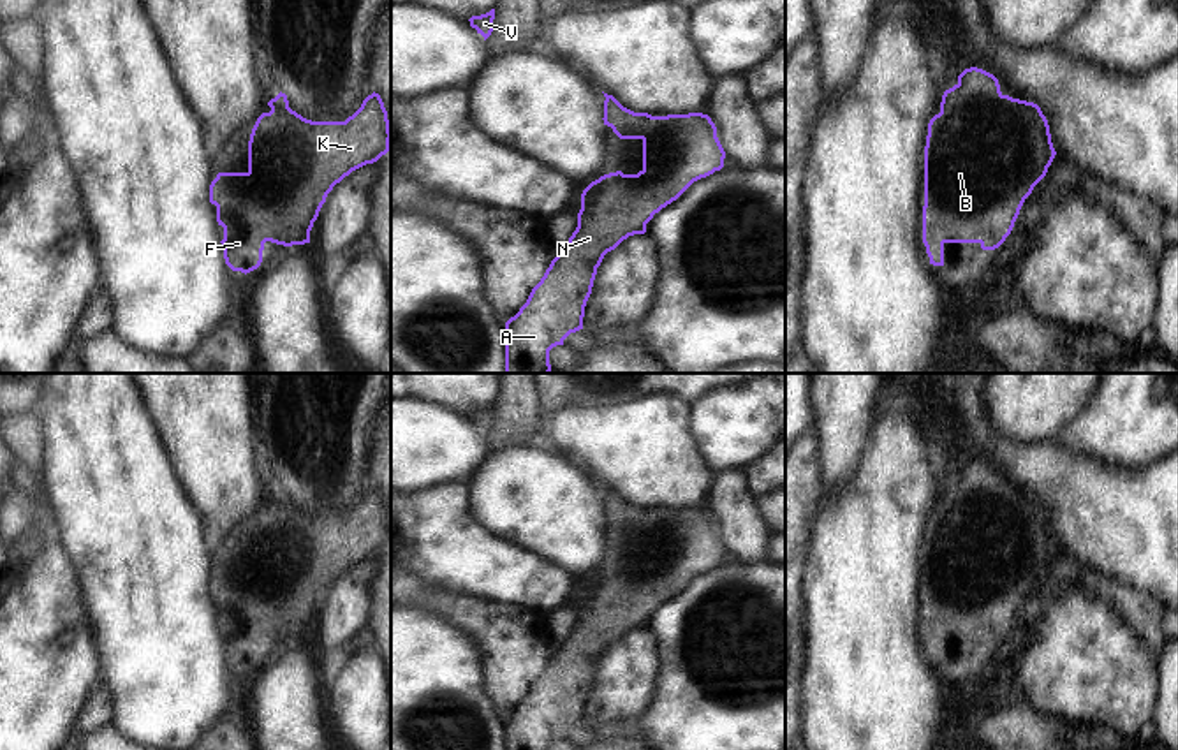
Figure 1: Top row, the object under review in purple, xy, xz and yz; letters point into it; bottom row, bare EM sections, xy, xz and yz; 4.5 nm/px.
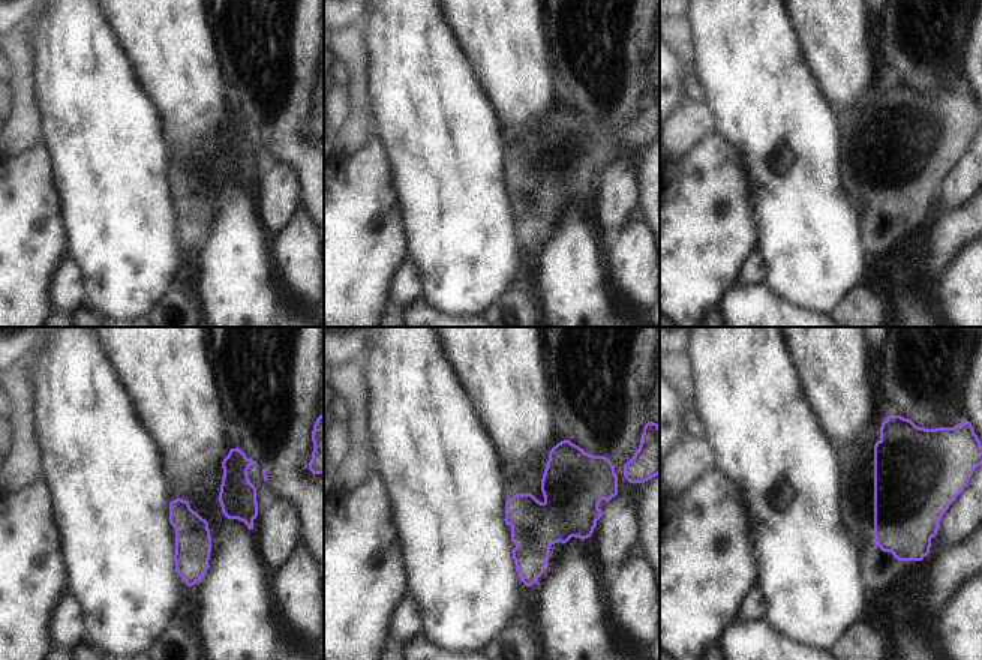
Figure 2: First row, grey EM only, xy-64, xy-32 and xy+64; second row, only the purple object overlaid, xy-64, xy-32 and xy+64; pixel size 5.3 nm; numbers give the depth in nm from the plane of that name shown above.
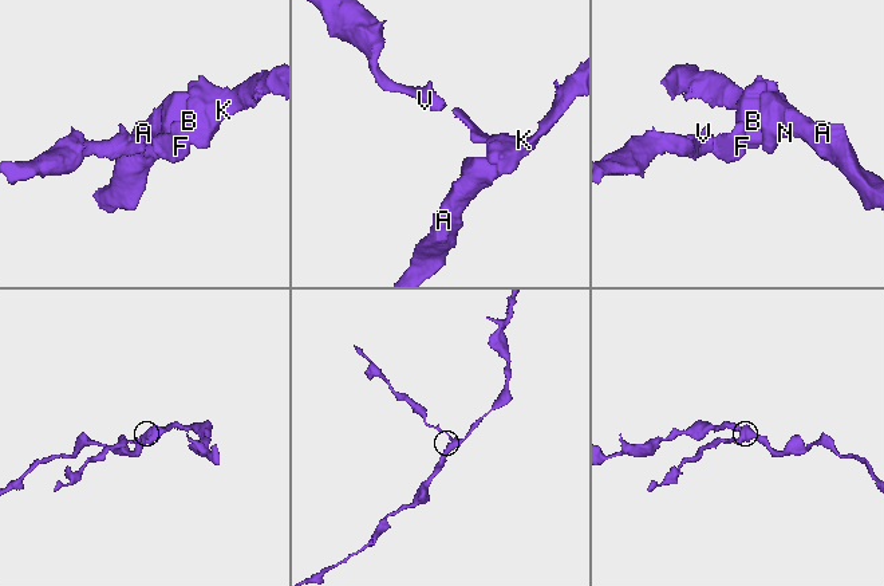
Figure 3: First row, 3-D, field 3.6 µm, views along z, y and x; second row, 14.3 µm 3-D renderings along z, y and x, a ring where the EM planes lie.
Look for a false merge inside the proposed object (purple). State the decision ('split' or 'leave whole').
leave whole

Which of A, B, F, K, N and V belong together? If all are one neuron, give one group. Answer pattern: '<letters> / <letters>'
A B F K N V

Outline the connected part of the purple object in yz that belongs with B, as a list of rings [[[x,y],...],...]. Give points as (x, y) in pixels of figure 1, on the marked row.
[[[965,69],[958,83],[944,92],[940,113],[928,123],[923,243],[930,264],[944,266],[946,243],[979,243],[983,250],[998,248],[1011,234],[1025,199],[1046,176],[1055,155],[1048,120],[1037,104],[1004,95],[998,79],[983,69]]]

